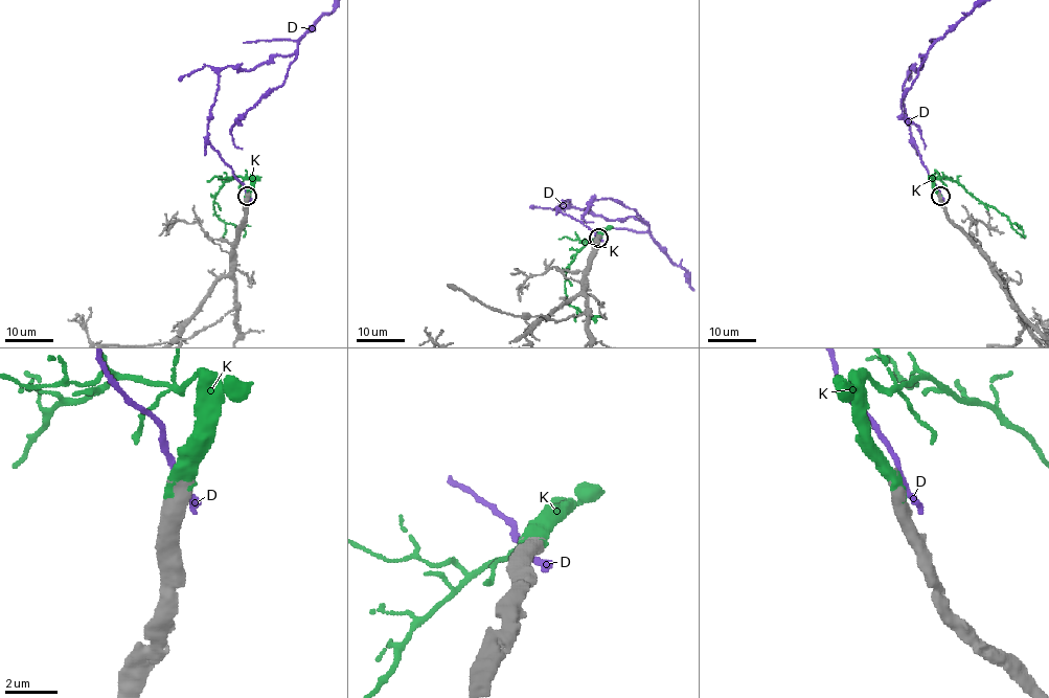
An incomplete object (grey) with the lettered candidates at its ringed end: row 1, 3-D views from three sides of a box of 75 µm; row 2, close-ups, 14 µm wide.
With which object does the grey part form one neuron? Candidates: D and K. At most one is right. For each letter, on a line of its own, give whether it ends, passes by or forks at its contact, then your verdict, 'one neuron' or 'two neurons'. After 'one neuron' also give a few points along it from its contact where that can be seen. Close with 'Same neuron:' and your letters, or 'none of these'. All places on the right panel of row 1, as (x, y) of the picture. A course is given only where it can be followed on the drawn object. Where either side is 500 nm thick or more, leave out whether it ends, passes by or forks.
D: two neurons
K: one neuron; it runs (940, 197), (934, 178), (948, 177), (1004, 214), (1025, 237)
Same neuron: K

